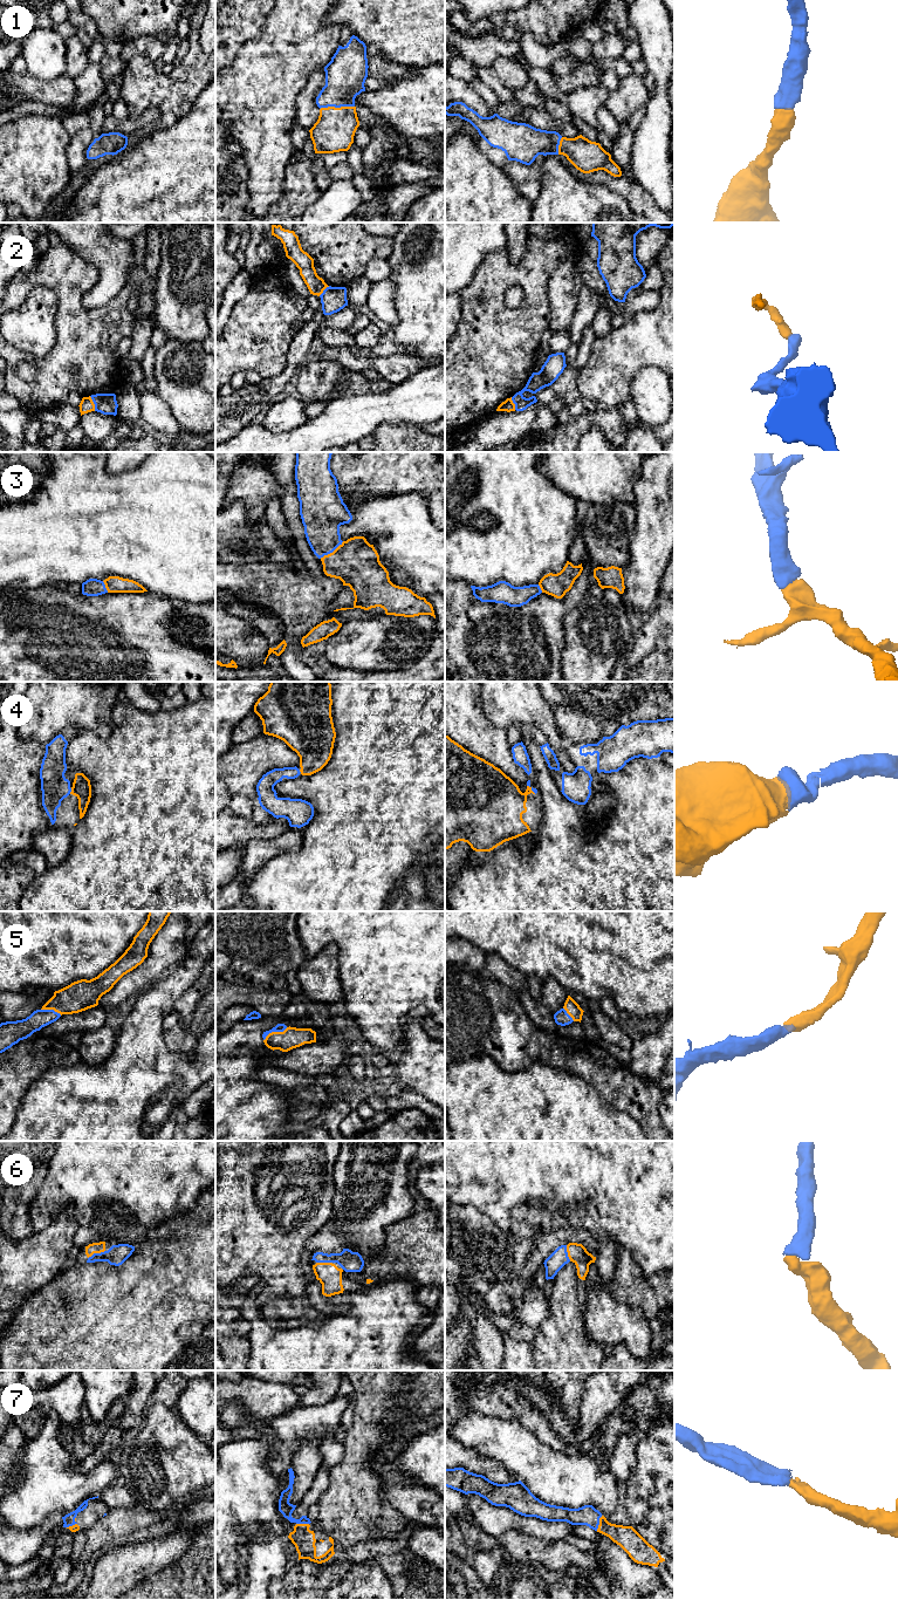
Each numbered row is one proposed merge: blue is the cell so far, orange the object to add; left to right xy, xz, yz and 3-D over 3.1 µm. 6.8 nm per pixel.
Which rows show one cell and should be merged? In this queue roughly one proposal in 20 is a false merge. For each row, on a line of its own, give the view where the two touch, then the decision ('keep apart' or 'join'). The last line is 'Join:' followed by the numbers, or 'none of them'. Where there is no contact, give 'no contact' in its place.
1: xz | join
2: xy | keep apart
3: xz | join
4: xy | join
5: xz | join
6: xy | join
7: yz | join
Join: 1, 3, 4, 5, 6, 7

